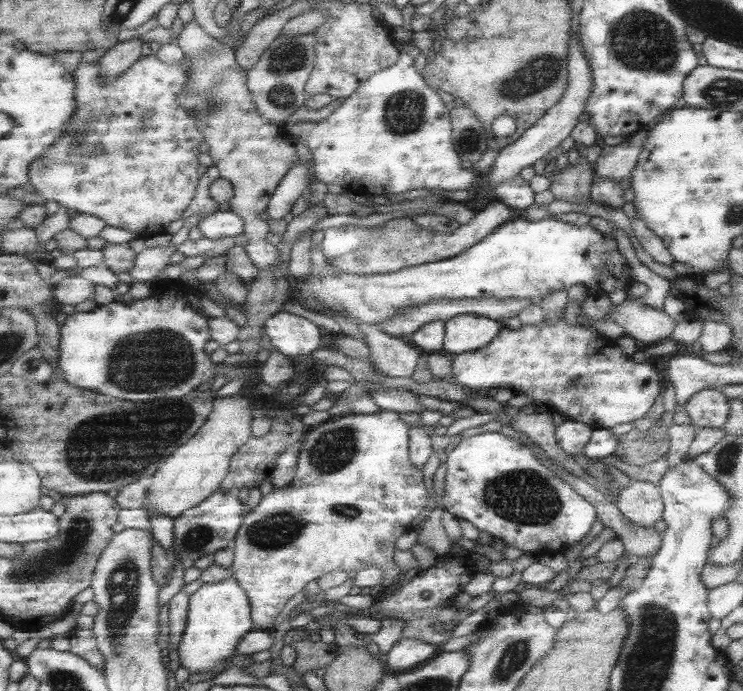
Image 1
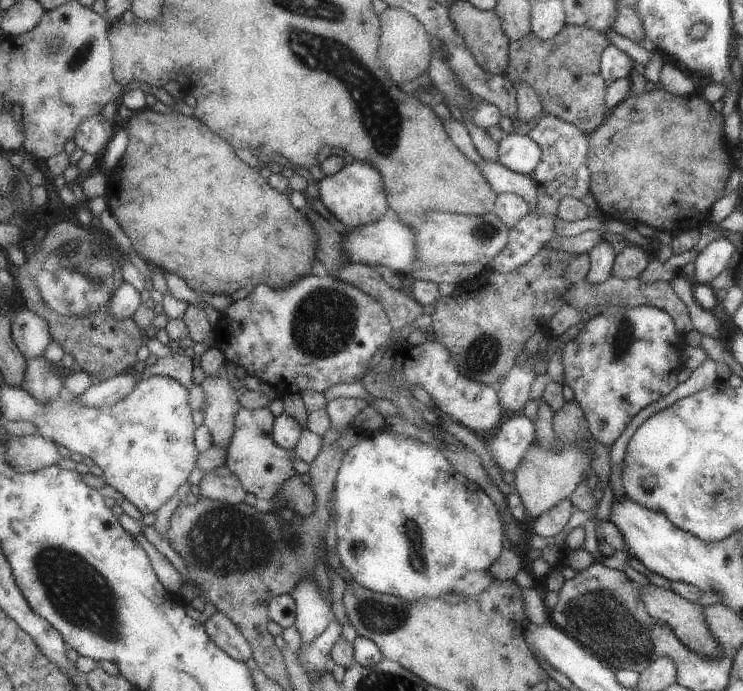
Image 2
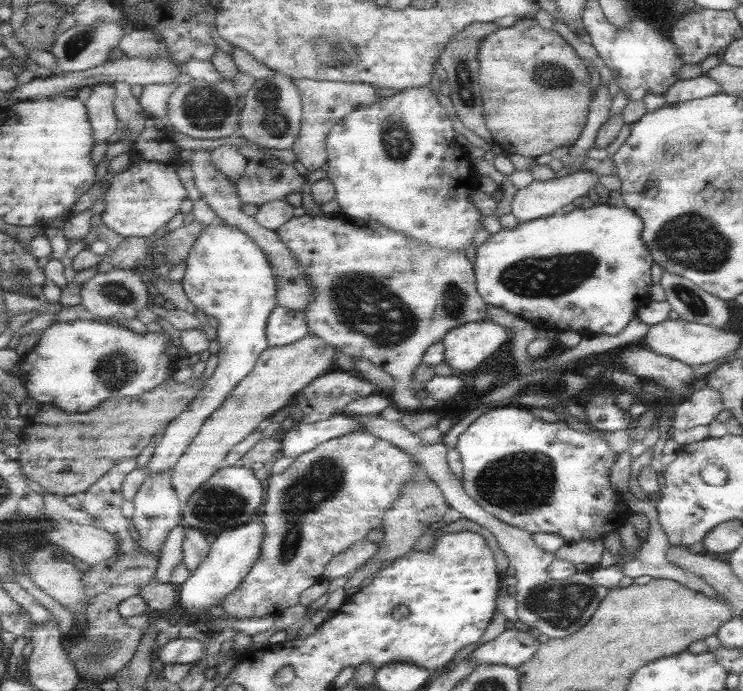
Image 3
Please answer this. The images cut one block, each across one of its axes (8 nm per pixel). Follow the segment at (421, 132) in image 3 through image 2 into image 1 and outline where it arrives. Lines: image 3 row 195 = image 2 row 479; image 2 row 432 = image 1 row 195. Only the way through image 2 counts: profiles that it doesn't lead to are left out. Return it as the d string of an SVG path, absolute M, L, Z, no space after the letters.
M401 51L392 66L359 83L329 116L317 122L294 122L286 127L288 137L311 153L312 171L317 181L339 185L365 196L388 198L407 190L469 191L478 188L482 178L477 172L463 168L462 160L452 145L450 113L435 91L423 82L413 63L414 60Z

